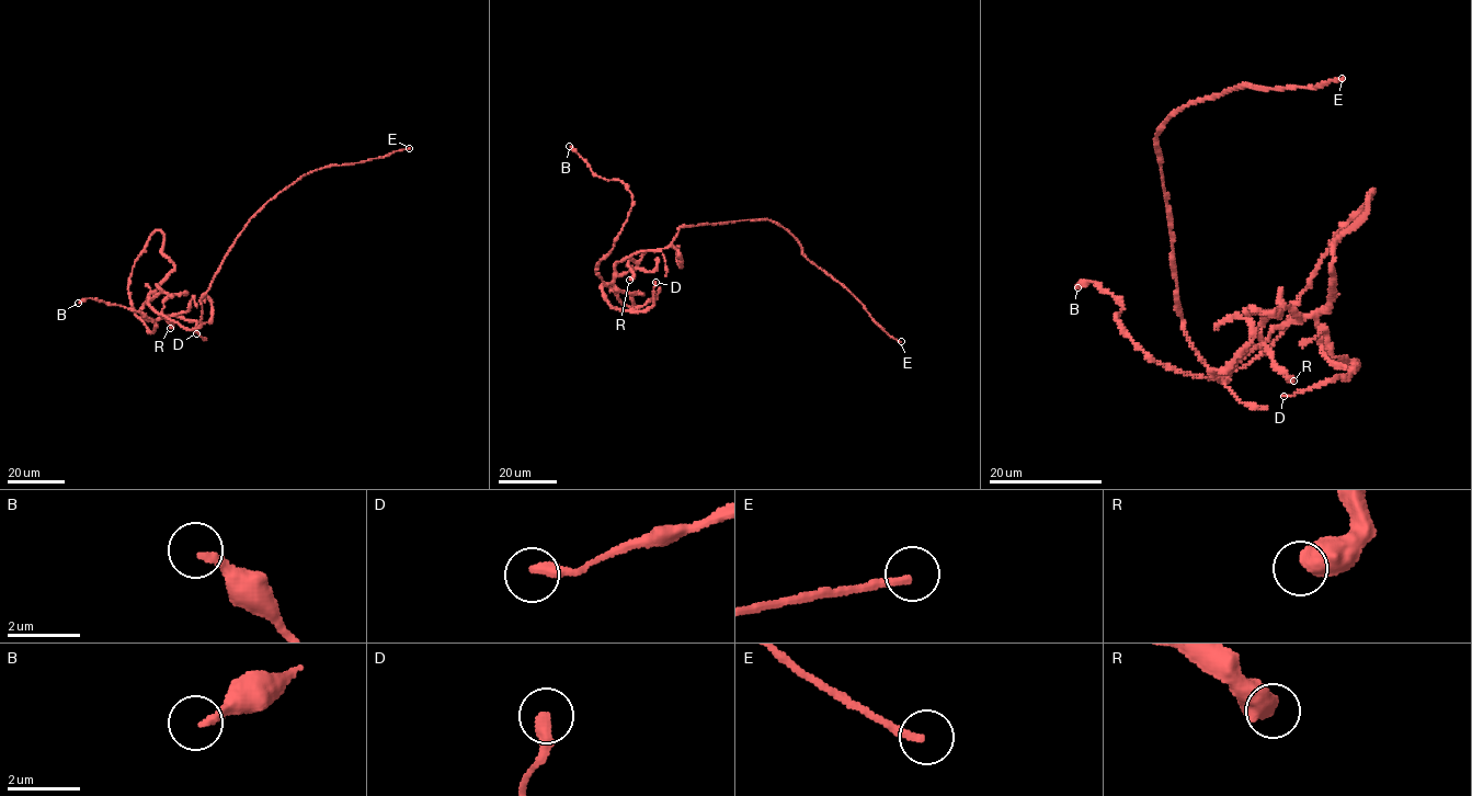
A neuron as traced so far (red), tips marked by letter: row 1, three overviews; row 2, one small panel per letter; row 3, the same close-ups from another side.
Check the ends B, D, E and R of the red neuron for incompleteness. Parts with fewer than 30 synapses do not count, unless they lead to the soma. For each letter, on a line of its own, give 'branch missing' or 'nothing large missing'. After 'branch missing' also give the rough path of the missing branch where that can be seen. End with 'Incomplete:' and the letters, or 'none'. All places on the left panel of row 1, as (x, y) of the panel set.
B: nothing large missing
D: nothing large missing
E: branch missing
R: nothing large missing
Incomplete: E

